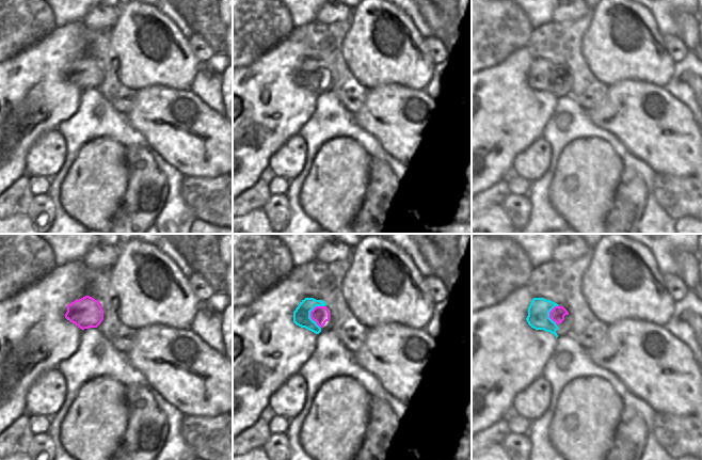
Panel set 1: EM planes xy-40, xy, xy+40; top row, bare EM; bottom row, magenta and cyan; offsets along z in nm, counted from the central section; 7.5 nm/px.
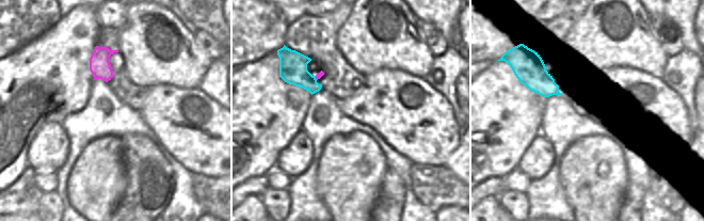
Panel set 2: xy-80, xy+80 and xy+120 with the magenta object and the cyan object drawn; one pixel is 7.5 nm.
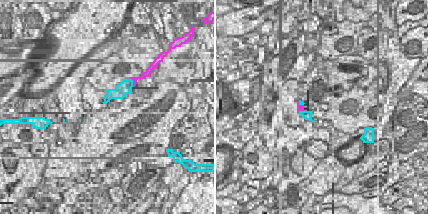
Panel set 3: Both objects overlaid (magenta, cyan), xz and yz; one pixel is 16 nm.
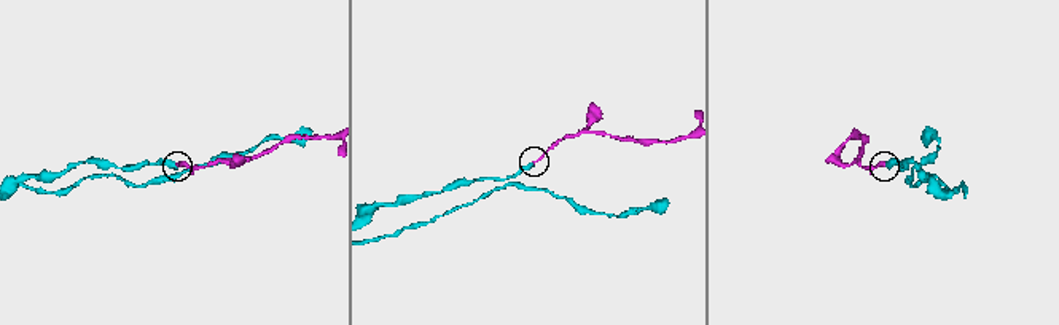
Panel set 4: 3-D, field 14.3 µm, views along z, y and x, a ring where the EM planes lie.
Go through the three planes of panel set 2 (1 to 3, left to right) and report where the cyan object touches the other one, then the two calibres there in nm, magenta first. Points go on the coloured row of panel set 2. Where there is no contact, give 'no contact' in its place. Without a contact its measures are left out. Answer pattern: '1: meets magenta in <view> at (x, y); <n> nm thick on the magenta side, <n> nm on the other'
1: no contact
2: meets magenta in xy+80 at (316, 78); 50 nm thick on the magenta side, 200 nm on the other
3: no contact

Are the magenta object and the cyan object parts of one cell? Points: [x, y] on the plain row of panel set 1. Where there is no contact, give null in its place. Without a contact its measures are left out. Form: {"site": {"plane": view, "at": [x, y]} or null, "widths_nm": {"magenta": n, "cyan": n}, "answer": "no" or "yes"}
{"site": {"plane": "xy", "at": [310, 78]}, "widths_nm": {"magenta": 130, "cyan": 130}, "answer": "yes"}

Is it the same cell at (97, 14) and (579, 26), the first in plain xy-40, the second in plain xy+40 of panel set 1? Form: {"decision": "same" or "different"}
{"decision": "different"}

